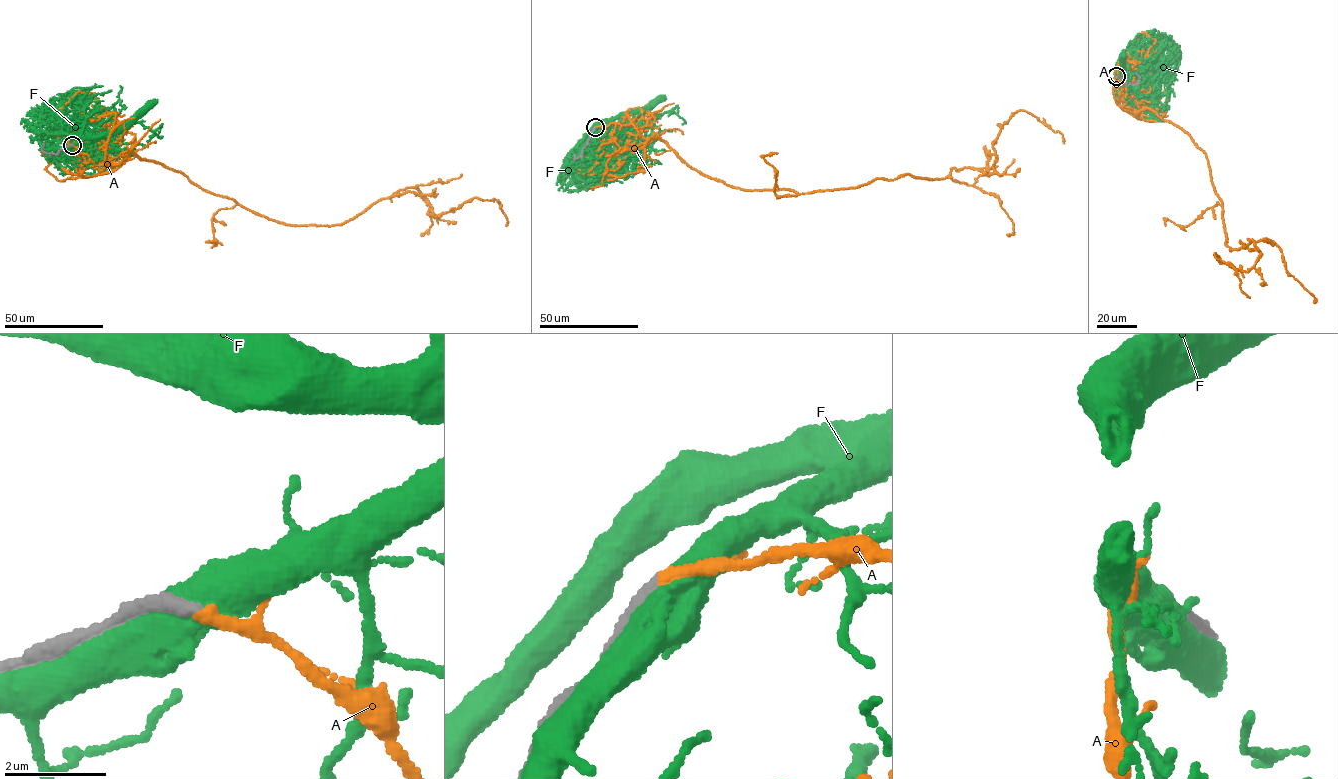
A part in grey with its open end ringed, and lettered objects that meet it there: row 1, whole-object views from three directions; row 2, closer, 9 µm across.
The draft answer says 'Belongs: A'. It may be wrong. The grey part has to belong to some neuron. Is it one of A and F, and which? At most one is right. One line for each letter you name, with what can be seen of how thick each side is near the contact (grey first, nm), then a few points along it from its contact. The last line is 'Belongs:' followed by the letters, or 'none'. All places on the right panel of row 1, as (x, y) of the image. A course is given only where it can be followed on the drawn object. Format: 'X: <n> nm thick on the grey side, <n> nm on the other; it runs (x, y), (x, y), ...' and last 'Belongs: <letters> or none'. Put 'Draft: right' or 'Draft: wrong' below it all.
A: 240 nm thick on the grey side, 180 nm on the other; it runs (1116, 76), (1119, 105), (1151, 109), (1205, 153), (1225, 244), (1260, 253), (1247, 271), (1214, 255), (1250, 297)
Belongs: A
Draft: right

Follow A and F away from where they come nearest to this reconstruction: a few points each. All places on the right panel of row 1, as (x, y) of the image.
A: (1116, 76), (1119, 105), (1151, 109), (1205, 153), (1225, 244), (1260, 253), (1247, 271), (1214, 255), (1250, 297)
F: (1118, 77), (1117, 73), (1129, 88), (1152, 97), (1168, 90), (1159, 96), (1154, 88), (1150, 94)

